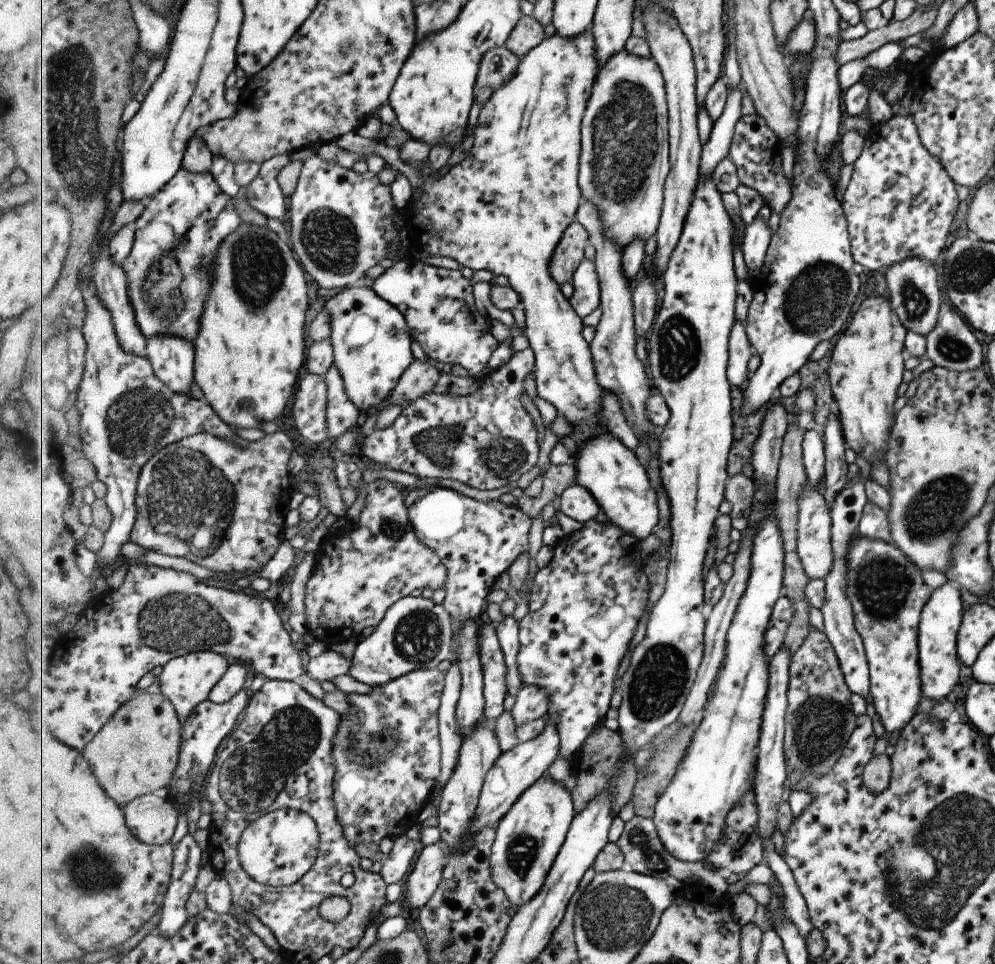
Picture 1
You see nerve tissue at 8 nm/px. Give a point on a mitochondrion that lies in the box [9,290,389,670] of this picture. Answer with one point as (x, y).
(188, 501)

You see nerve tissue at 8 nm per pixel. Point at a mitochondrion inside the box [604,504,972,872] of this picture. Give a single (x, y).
(660, 678)

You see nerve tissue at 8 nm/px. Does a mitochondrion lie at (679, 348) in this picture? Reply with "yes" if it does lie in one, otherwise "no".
yes

